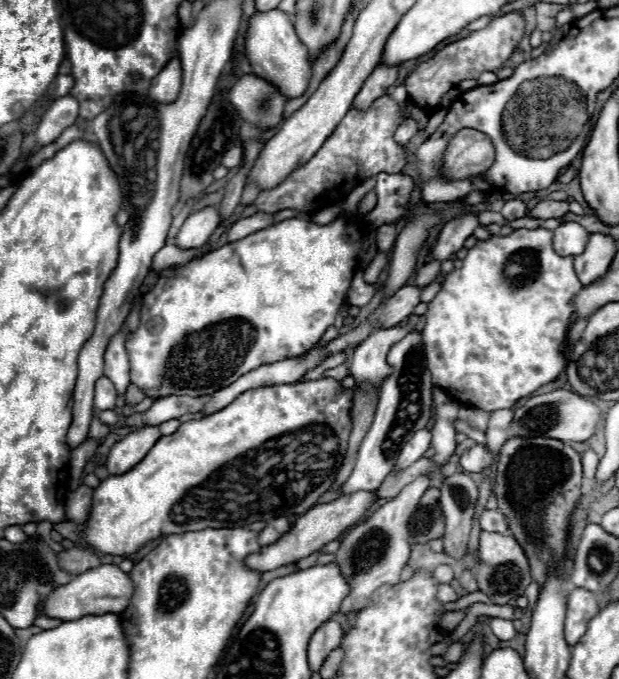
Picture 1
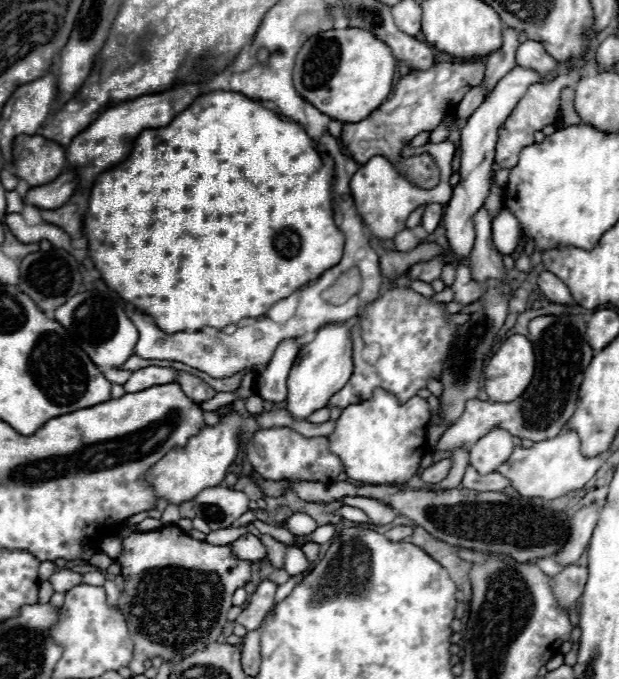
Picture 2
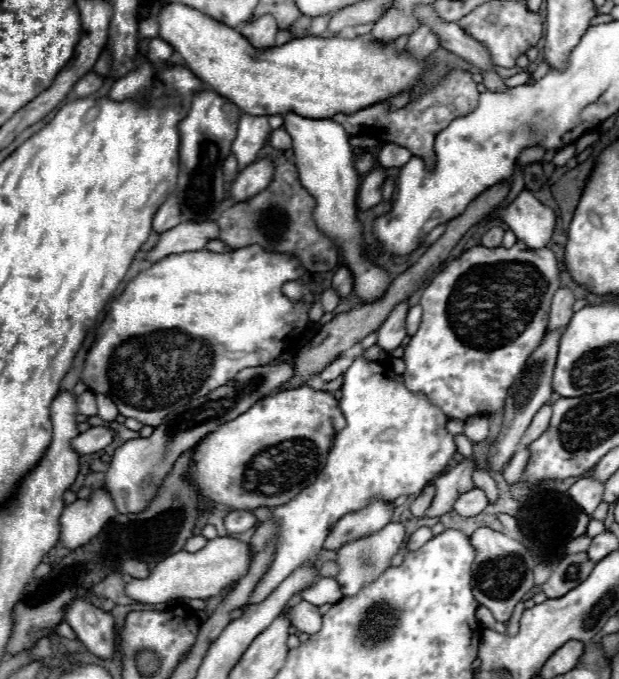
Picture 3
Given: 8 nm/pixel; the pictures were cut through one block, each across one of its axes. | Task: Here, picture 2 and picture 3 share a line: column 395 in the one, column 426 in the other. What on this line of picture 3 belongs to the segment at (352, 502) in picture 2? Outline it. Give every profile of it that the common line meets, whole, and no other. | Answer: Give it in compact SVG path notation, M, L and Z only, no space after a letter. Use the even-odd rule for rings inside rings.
M464 458L462 464L456 464L454 468L450 468L442 476L438 476L432 482L436 486L434 502L430 504L430 510L426 510L426 514L422 518L438 518L438 516L444 516L446 512L450 512L454 502L458 500L458 496L464 494L466 490L474 488L472 468L474 468L474 462Z

